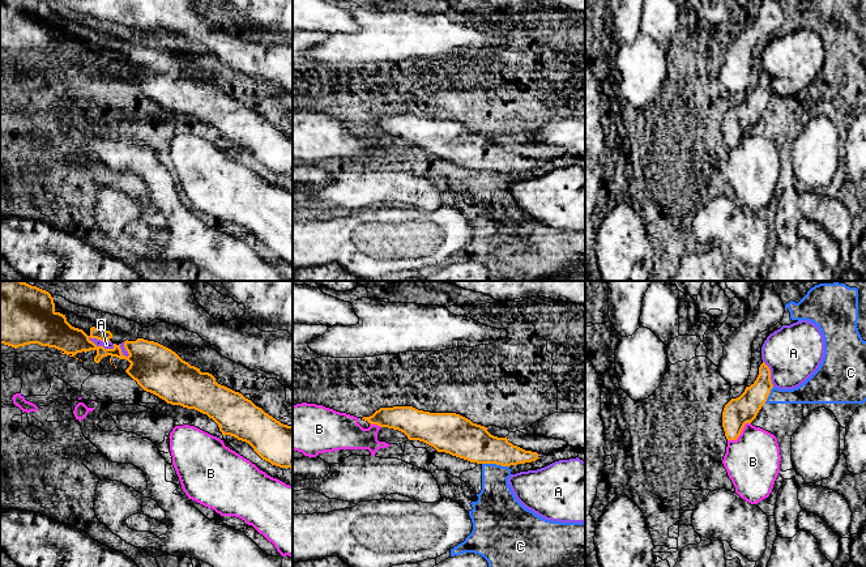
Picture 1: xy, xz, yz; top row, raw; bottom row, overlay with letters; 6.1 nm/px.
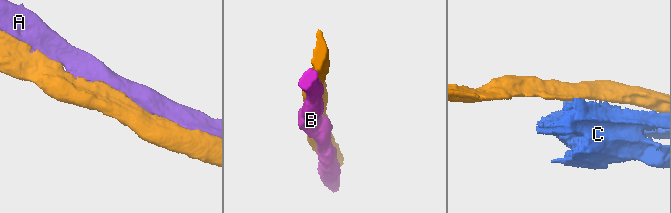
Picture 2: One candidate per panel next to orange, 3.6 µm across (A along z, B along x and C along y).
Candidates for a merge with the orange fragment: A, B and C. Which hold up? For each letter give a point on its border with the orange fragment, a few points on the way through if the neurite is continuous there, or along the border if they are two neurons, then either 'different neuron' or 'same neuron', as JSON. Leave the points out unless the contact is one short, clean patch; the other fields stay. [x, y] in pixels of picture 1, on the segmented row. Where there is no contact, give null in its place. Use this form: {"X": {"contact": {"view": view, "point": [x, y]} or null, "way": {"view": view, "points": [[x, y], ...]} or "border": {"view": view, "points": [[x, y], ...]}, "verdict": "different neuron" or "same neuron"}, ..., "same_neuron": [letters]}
{"A": {"contact": {"view": "xy", "point": [101, 346]}, "verdict": "different neuron"}, "B": {"contact": {"view": "yz", "point": [739, 434]}, "verdict": "different neuron"}, "C": {"contact": {"view": "xz", "point": [495, 463]}, "border": {"view": "xz", "points": [[482, 463], [508, 467]]}, "verdict": "different neuron"}, "same_neuron": []}

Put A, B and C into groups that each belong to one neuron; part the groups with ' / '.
A / B / C

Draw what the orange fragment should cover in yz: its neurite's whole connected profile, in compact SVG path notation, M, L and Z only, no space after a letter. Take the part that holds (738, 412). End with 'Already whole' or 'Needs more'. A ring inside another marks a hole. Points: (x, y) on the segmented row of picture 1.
M763 362L756 380L750 387L746 387L739 397L731 398L724 408L722 427L728 440L737 440L745 425L756 418L772 388L771 370Z. Already whole

